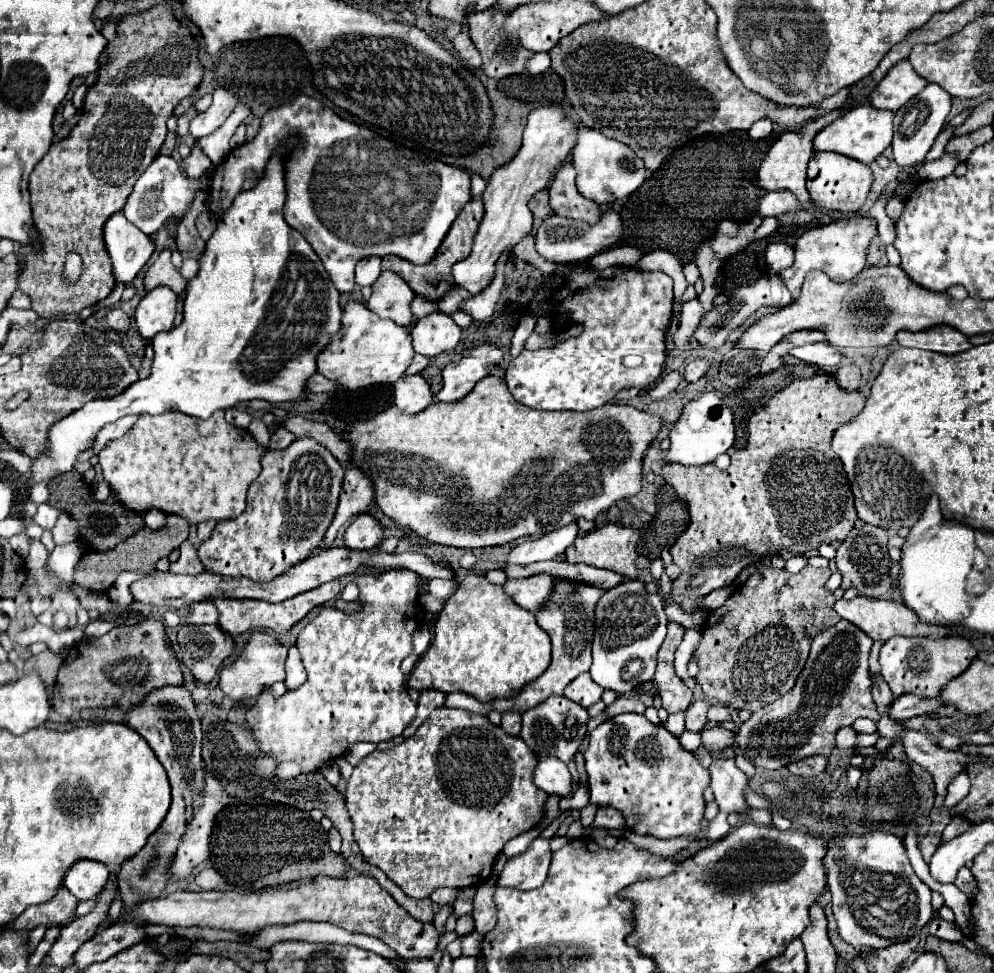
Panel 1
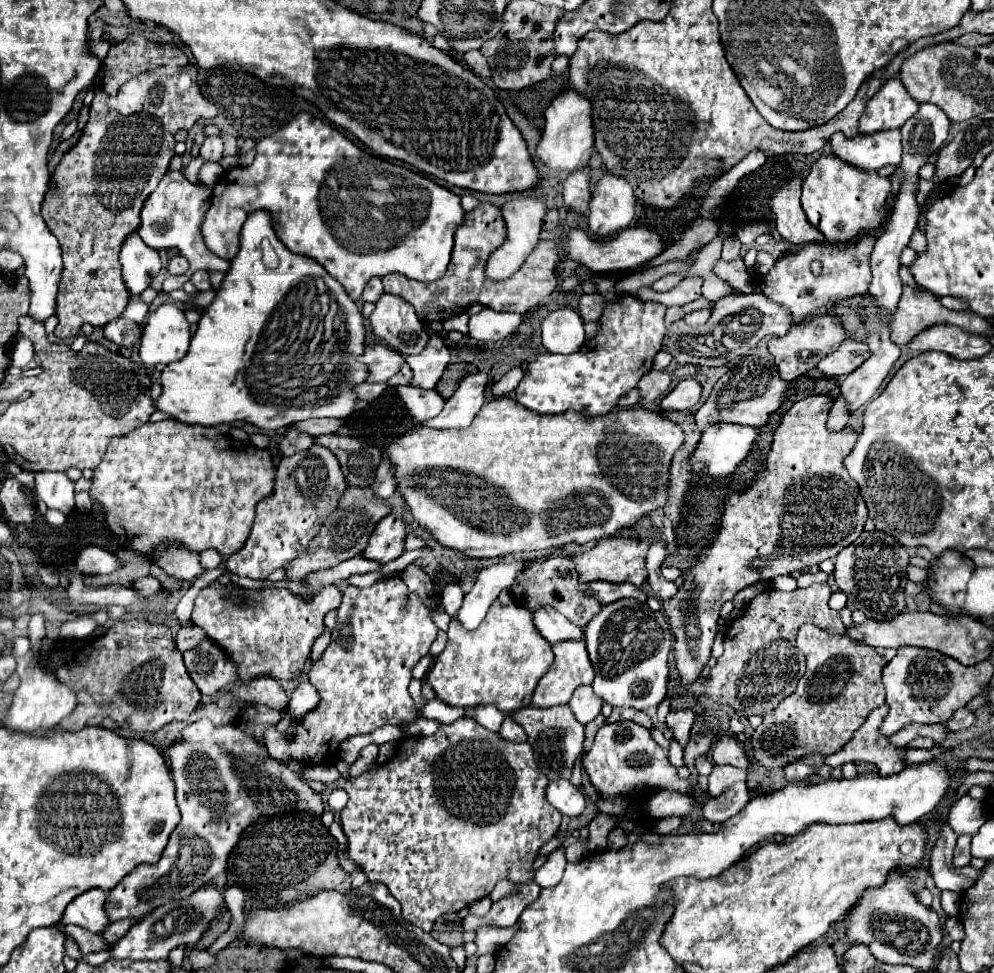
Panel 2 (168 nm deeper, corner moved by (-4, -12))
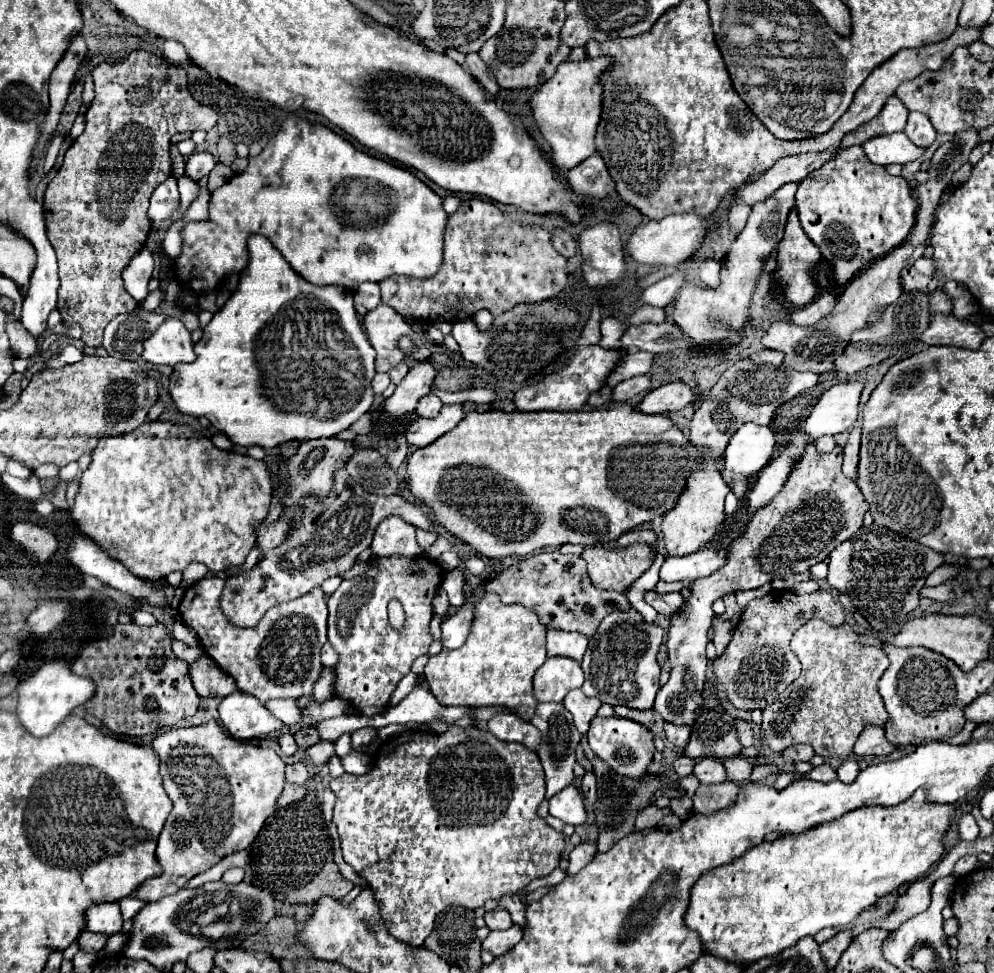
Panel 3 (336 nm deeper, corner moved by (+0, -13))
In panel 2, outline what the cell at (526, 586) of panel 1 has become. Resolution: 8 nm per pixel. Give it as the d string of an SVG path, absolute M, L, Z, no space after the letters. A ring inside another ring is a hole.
M540 607L534 611L534 625L538 627L540 635L550 643L560 643L560 641L578 641L584 639L584 631L576 625L572 625L564 615L558 615L556 609L552 607Z

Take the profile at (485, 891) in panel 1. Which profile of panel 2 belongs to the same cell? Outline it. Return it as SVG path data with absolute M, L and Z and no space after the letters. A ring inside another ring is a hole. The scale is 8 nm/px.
M500 881L496 887L494 887L494 891L492 891L492 901L496 901L496 899L502 899L502 897L506 897L506 895L512 895L514 893L514 883L512 881Z

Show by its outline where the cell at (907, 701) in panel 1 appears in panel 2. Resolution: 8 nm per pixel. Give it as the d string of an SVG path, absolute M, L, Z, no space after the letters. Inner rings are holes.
M964 707L964 709L956 711L952 715L952 719L948 723L944 723L944 727L950 729L950 731L962 731L962 729L968 729L970 725L974 725L974 721L976 721L974 711L970 711L968 707Z

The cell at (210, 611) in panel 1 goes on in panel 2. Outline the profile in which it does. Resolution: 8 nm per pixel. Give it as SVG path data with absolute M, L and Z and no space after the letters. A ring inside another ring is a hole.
M192 625L188 629L180 629L178 635L176 635L176 645L180 651L188 651L188 649L193 649L196 643L200 643L202 639L206 639L206 635L202 633L200 627Z

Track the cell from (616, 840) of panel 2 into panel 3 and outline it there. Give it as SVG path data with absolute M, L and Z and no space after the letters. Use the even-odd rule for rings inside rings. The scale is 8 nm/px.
M582 736L580 740L582 748L584 748L584 754L586 758L590 760L592 764L592 772L598 780L598 808L596 808L596 822L598 822L598 828L600 828L600 838L598 838L598 852L608 852L620 838L628 836L634 832L634 820L636 820L636 814L646 806L648 798L656 792L656 788L670 788L674 784L670 784L668 780L664 780L660 776L658 780L658 774L648 774L644 778L626 778L626 776L618 776L616 772L612 772L608 768L608 764L604 764L604 760L600 760L588 746L588 740L586 736Z

